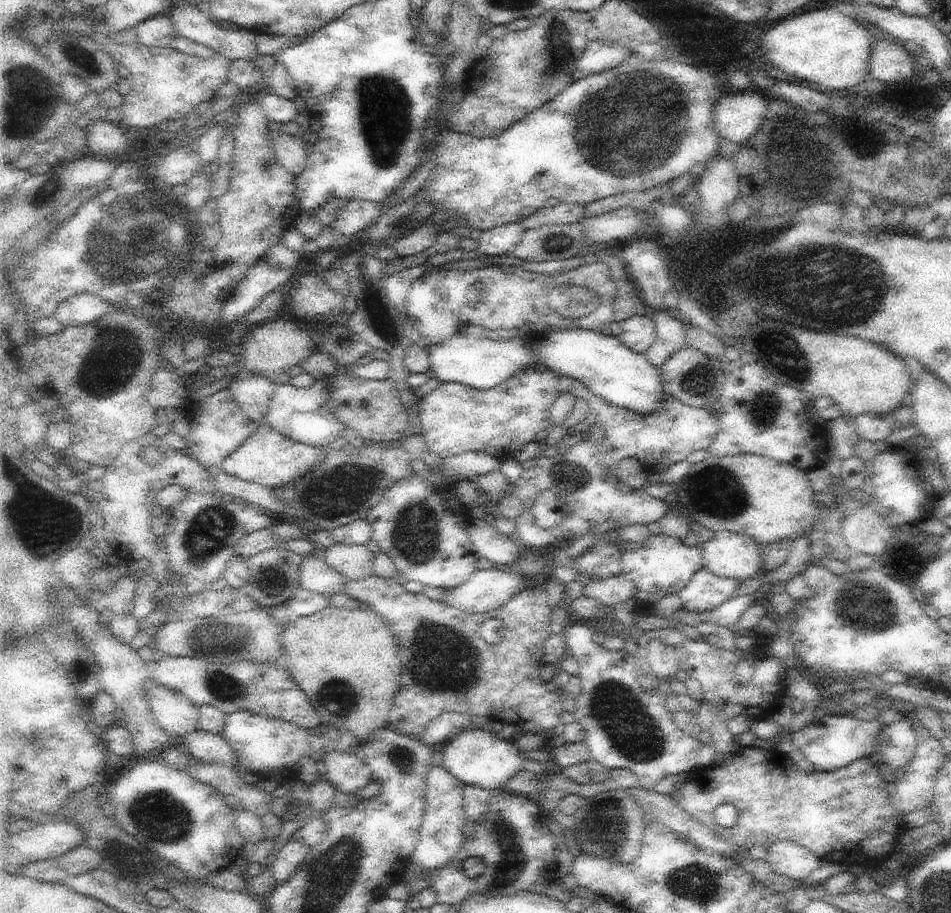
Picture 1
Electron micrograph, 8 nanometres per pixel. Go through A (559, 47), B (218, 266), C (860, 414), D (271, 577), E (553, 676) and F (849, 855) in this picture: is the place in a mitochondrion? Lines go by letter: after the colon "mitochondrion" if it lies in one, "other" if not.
A: mitochondrion
B: mitochondrion
C: other
D: mitochondrion
E: other
F: other

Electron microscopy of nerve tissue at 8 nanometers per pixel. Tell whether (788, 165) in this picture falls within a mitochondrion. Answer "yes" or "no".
yes

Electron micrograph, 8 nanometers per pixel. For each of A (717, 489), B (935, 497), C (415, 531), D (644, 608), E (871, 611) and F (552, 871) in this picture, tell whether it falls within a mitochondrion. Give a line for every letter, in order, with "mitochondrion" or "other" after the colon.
A: mitochondrion
B: other
C: mitochondrion
D: other
E: mitochondrion
F: other

